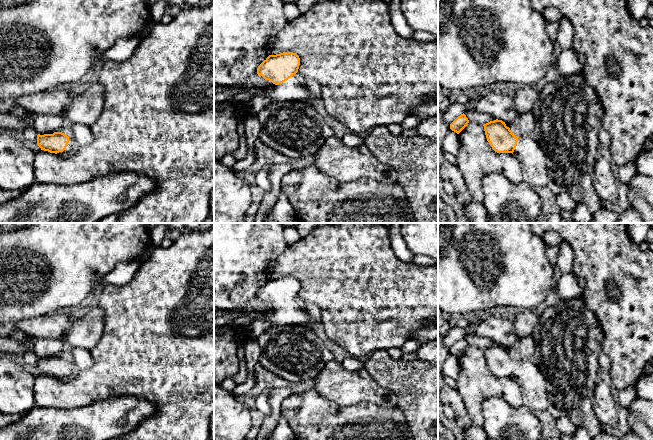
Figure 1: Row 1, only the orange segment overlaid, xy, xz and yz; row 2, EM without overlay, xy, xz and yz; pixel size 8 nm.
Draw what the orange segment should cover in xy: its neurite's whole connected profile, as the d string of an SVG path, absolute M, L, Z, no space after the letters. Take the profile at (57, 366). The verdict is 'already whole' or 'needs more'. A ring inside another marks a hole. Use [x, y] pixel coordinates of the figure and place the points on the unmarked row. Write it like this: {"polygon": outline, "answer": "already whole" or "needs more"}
{"polygon": "M62 356L44 359L38 358L37 368L41 374L55 377L64 382L76 378L79 373L79 369L76 365Z", "answer": "needs more"}

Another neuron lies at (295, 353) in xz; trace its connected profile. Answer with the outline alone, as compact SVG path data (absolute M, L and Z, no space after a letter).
M276 326L256 340L261 347L259 364L293 383L314 380L334 359L333 353L309 327Z

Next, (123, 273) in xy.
M139 261L122 262L104 275L97 285L125 285L129 283L139 267Z

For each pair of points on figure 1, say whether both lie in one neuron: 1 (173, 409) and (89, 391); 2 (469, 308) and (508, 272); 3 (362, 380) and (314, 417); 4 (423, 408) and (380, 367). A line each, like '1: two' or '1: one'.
1: one
2: one
3: two
4: one

